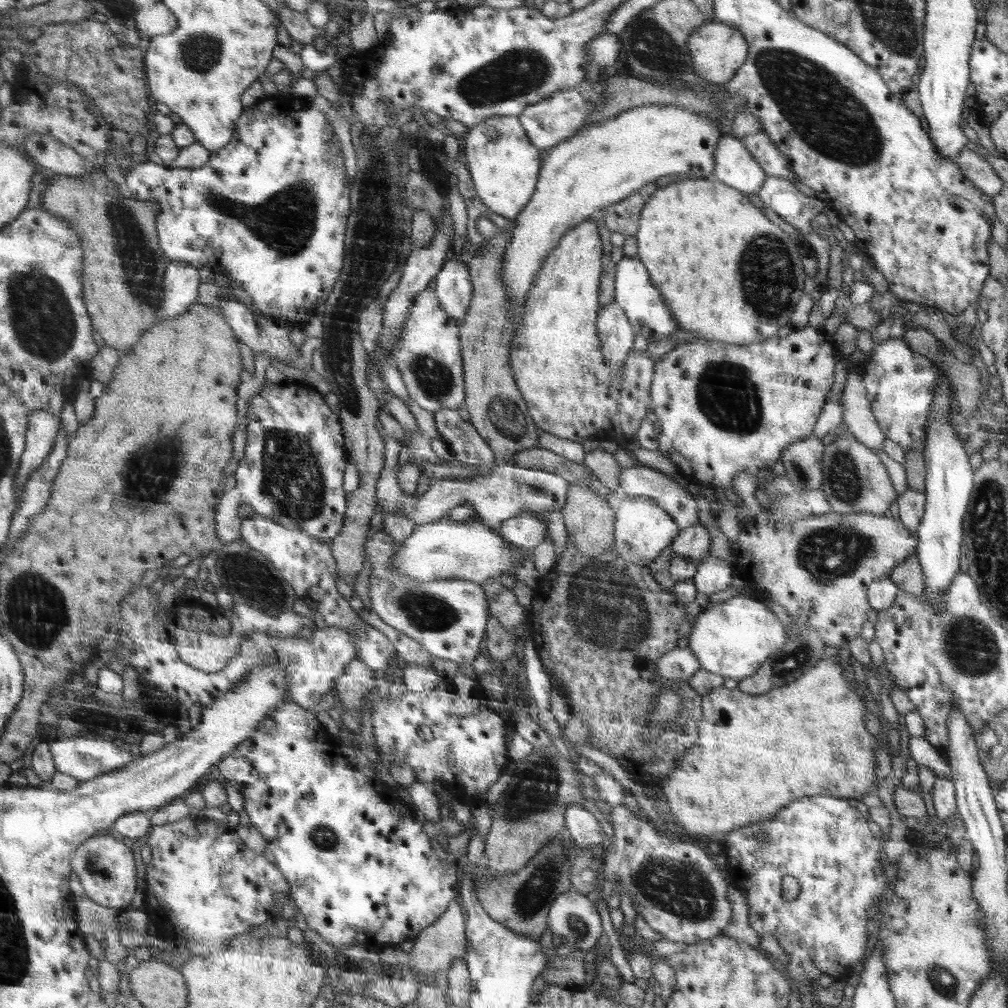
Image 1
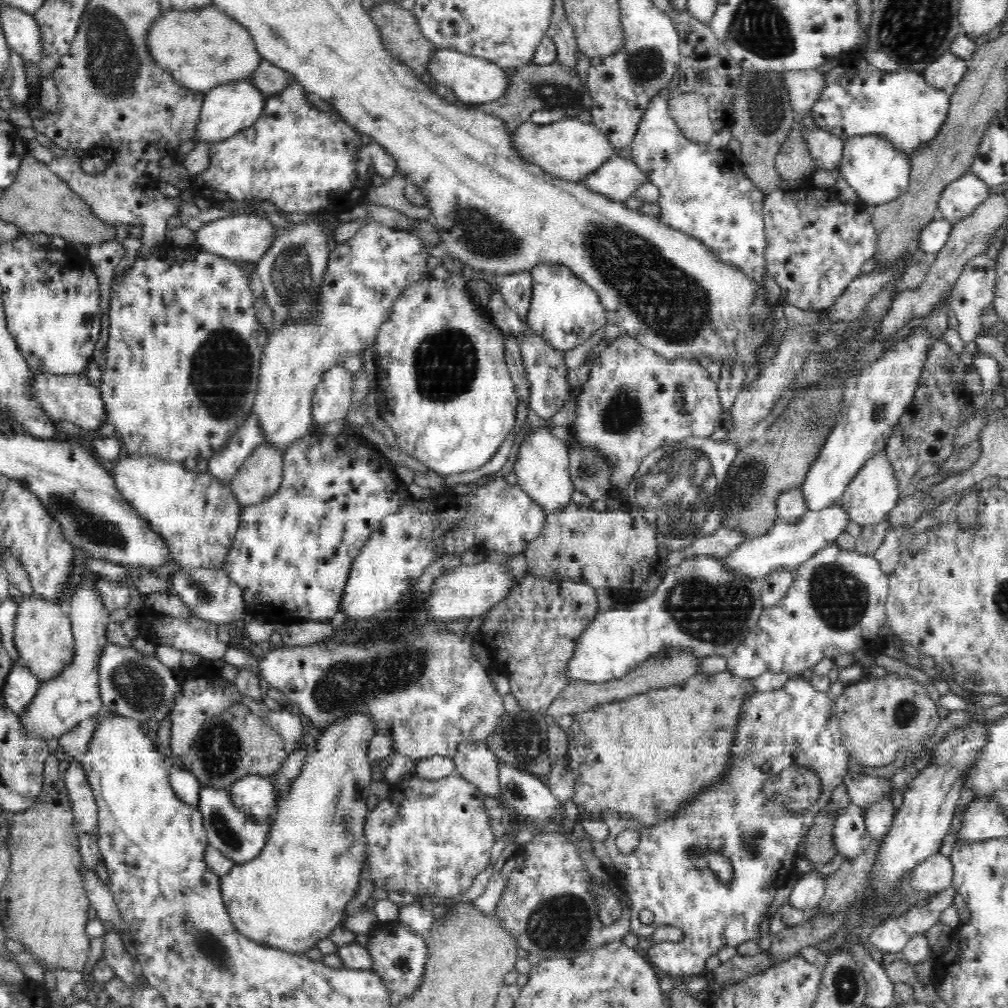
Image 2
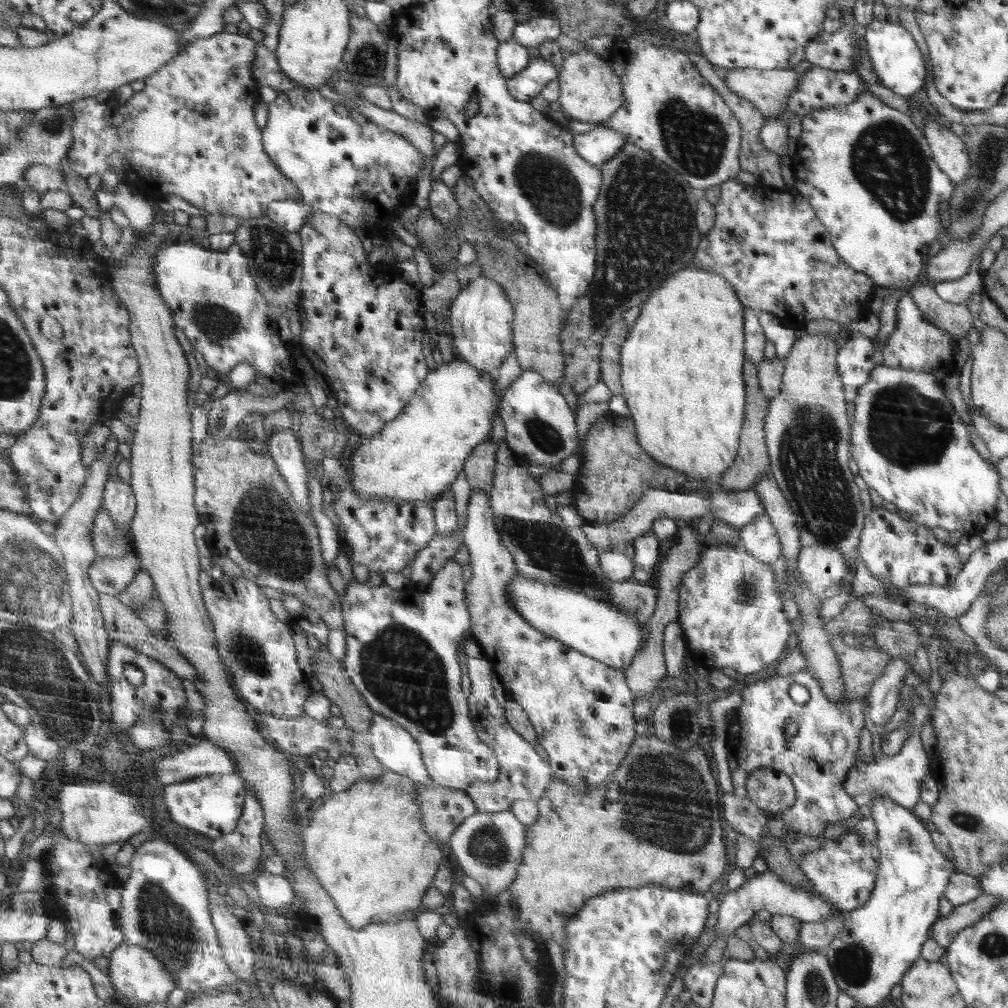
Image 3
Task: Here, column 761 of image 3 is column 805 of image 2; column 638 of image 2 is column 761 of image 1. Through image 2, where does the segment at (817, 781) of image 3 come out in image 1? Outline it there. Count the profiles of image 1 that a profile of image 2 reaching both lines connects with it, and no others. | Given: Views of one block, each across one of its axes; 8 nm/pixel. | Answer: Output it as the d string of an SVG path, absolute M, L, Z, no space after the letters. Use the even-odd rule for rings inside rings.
M814 795L796 799L788 803L775 815L772 821L750 823L740 830L725 833L721 844L721 854L726 857L726 873L731 886L741 890L747 899L747 917L750 926L760 935L772 934L780 948L788 954L785 971L795 980L799 996L811 996L809 982L819 980L828 974L831 979L847 978L852 966L861 962L868 948L868 910L878 906L884 888L886 875L884 866L878 860L880 842L868 830L862 813L851 806L847 799L840 797ZM752 832L767 834L767 841L758 844ZM782 878L798 878L800 892L796 899L782 897Z

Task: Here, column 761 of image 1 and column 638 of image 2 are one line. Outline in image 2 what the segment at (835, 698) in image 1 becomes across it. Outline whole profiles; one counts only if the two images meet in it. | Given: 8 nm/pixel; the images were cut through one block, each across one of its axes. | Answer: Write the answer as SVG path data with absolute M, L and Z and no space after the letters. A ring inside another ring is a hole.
M728 670L714 674L698 673L692 678L688 678L684 684L654 689L628 697L627 699L602 704L597 708L585 712L576 713L573 715L574 723L567 731L567 736L569 737L567 753L570 759L569 768L572 770L576 788L576 794L572 798L573 802L581 808L584 814L597 816L603 811L616 811L650 826L652 824L663 823L664 820L672 818L676 814L676 810L682 808L688 800L692 800L700 790L704 790L704 788L708 788L708 786L712 786L712 784L716 784L716 782L722 780L722 774L726 772L726 766L730 764L730 750L735 747L736 731L744 702L754 692L756 690L752 683L750 683L750 679L742 679L734 676Z

